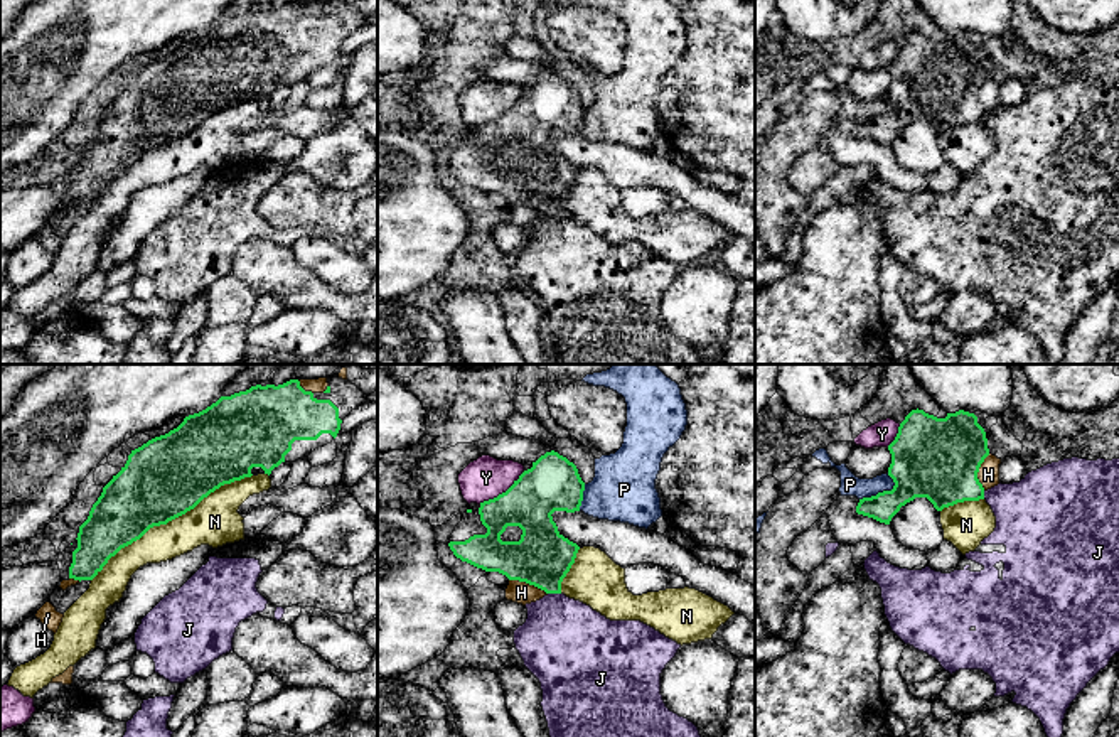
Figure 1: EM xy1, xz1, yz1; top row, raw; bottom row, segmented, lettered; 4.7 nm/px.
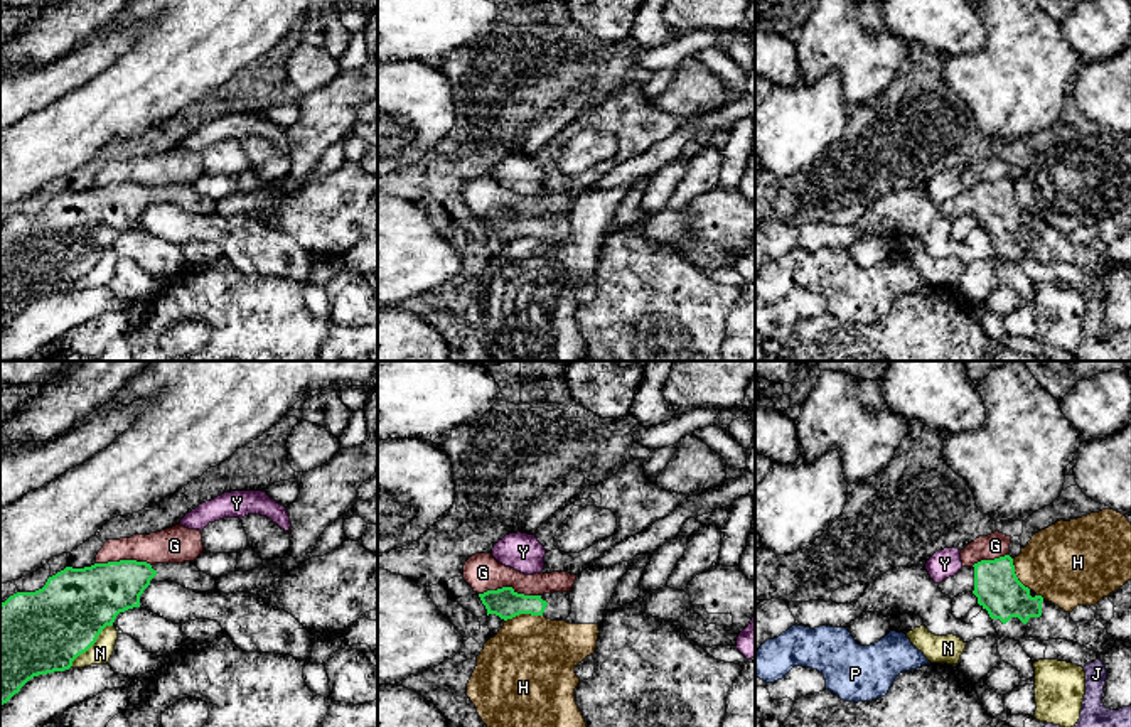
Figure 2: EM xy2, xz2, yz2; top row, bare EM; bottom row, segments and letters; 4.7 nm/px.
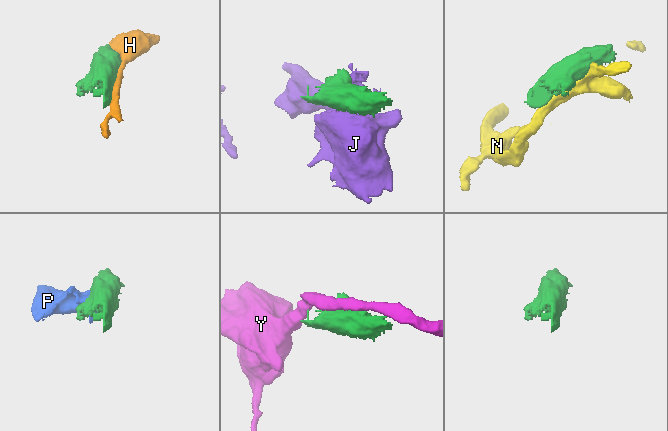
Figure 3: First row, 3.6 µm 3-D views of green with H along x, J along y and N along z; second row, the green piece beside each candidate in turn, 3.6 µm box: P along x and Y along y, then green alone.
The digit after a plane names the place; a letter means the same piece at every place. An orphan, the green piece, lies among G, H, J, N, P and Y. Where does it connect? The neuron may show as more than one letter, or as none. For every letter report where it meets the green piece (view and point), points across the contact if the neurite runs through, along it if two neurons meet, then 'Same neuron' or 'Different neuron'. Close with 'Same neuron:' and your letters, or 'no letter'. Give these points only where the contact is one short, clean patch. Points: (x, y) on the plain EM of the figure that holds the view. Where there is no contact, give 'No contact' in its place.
G: Touches green at xz2 (509, 210). Boundary: xz2 (479, 216), (489, 211), (513, 210), (518, 215), (540, 218). Different neuron
H: Touches green at xz1 (528, 204). Different neuron
J: Touches green at xz1 (555, 215). Boundary: xz1 (548, 215), (560, 216). Different neuron
N: Touches green at xy1 (169, 142). Different neuron
P: Touches green at yz1 (883, 113). Different neuron
Y: Touches green at xz1 (503, 115). Different neuron
Same neuron: no letter

